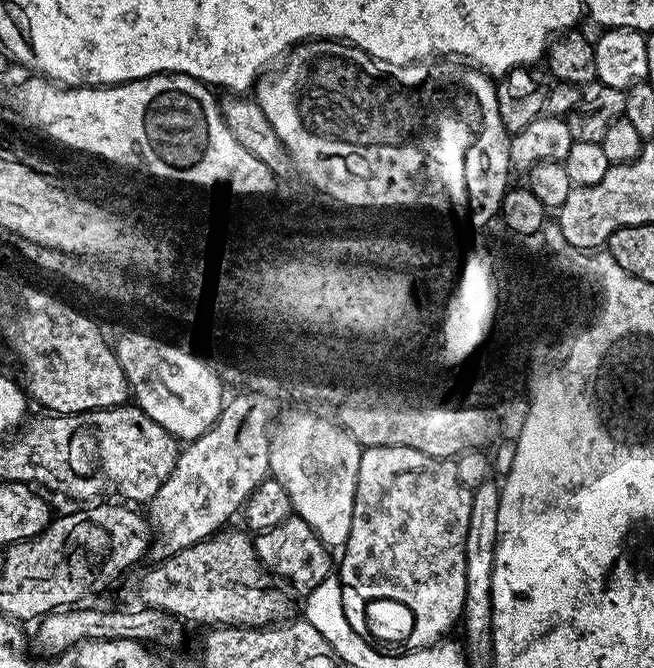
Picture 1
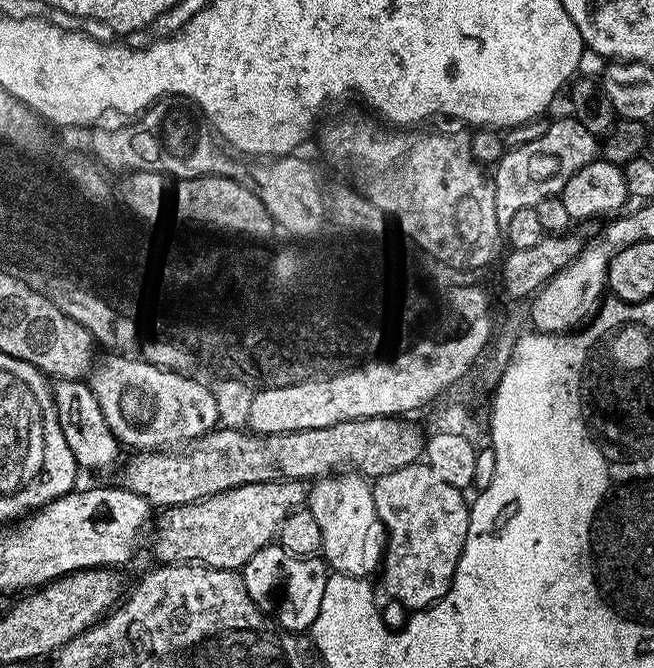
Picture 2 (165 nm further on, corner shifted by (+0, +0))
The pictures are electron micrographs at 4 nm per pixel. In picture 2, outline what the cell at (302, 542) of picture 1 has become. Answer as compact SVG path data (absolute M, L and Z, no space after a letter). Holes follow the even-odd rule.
M279 543L258 550L242 569L246 594L265 616L271 618L283 631L304 634L311 629L322 606L322 594L326 594L326 582L330 569L319 555L295 556Z

